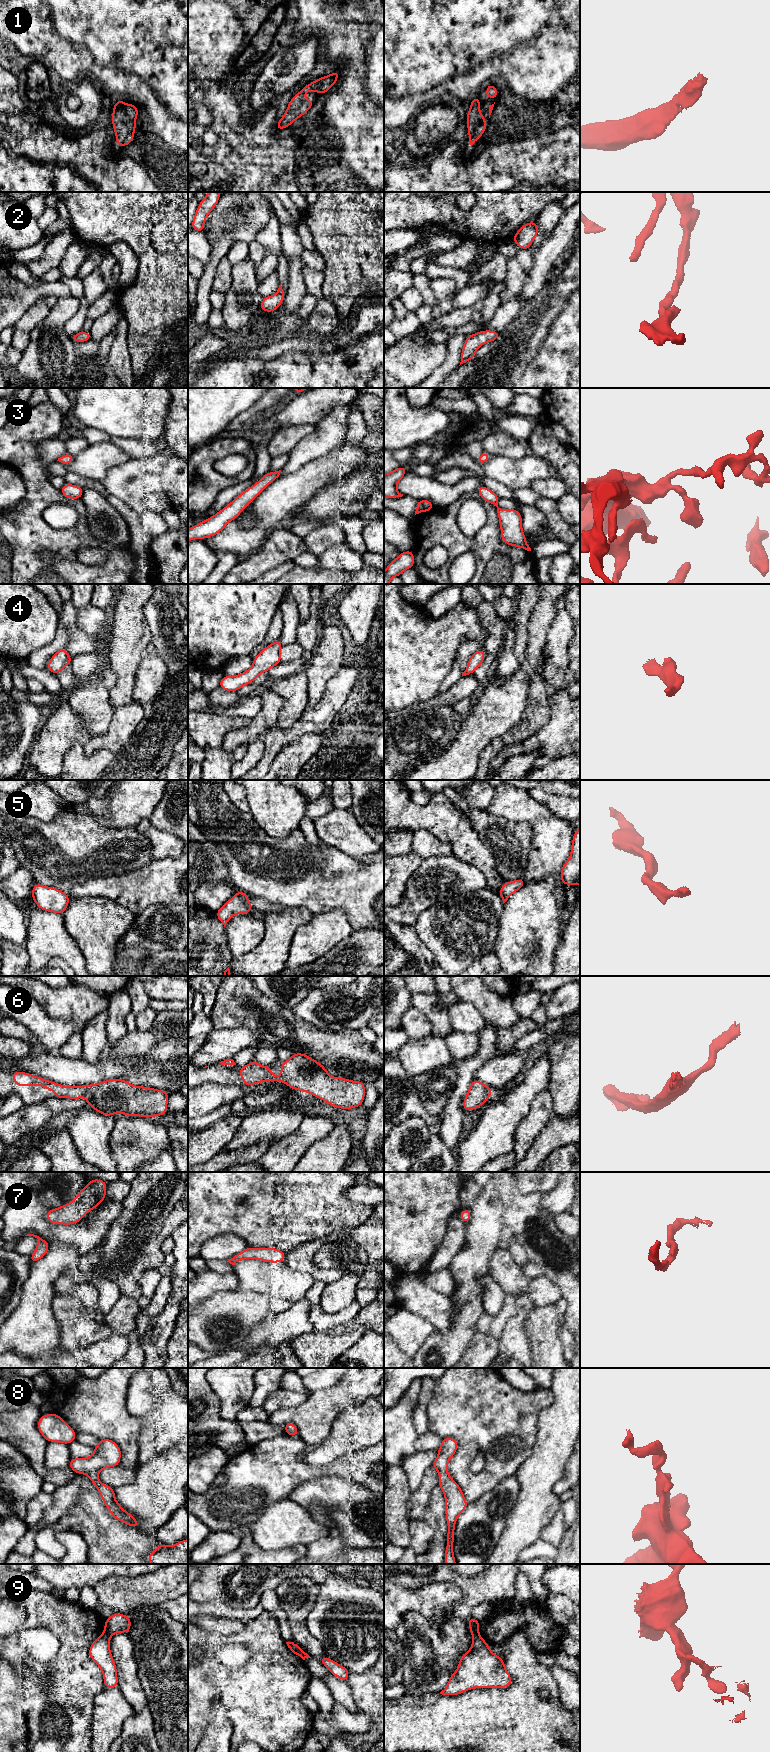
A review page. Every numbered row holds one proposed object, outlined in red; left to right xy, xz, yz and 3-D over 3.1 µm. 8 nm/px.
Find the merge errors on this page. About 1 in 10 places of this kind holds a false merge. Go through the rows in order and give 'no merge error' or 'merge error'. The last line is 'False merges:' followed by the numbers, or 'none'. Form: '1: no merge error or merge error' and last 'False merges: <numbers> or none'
1: no merge error
2: no merge error
3: no merge error
4: no merge error
5: no merge error
6: no merge error
7: no merge error
8: no merge error
9: merge error
False merges: 9

